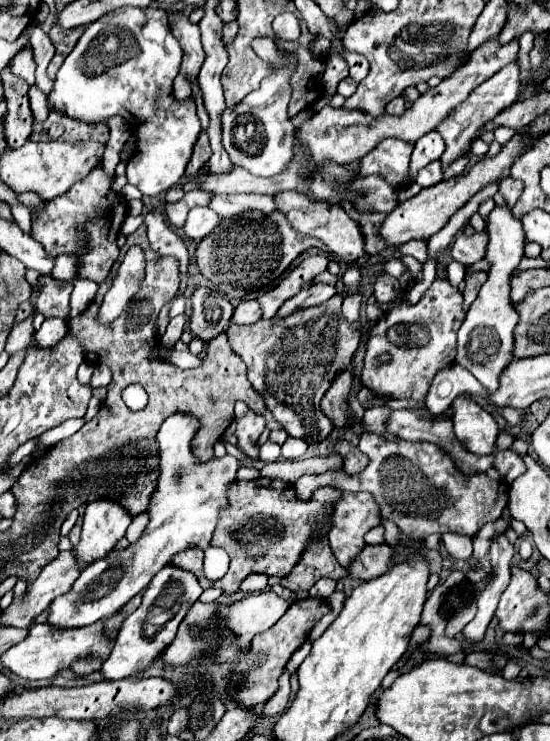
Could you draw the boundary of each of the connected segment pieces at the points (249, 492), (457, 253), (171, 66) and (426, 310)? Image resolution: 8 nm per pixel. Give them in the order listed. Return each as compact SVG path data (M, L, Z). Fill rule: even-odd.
M255 479L255 481L235 481L231 485L231 507L223 511L223 519L219 519L219 527L213 533L211 545L223 547L231 557L229 571L219 581L209 581L203 573L203 549L187 549L171 561L177 567L193 571L203 589L221 587L225 593L237 591L241 581L251 573L267 573L267 575L287 575L295 563L299 561L303 547L313 537L313 529L309 525L309 515L313 515L315 505L303 503L297 499L291 483L281 483L277 479Z
M461 231L461 235L457 235L453 243L451 255L463 265L473 265L483 259L483 251L486 250L488 241L488 235L479 235L477 231L473 235L465 235L465 231Z
M155 7L143 11L115 9L109 15L89 23L85 33L79 37L77 45L67 55L55 77L53 91L49 93L49 107L55 107L61 113L85 123L101 123L107 117L121 115L133 127L143 125L143 129L133 129L133 135L137 137L137 155L127 161L127 179L143 195L159 195L161 191L175 187L183 177L191 157L191 147L201 131L193 99L177 101L171 95L171 83L179 73L179 63L181 47L171 35L167 11Z
M435 277L433 285L423 293L417 305L403 301L389 309L371 327L361 373L363 385L389 399L411 399L415 389L411 401L423 403L433 377L447 365L455 363L457 331L463 319L463 295L449 283L447 277ZM383 353L387 355L387 361L379 361Z

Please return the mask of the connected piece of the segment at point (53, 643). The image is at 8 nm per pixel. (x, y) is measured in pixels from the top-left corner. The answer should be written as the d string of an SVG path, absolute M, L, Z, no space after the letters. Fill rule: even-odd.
M101 619L91 627L77 627L77 629L61 629L61 627L51 627L47 623L31 625L27 639L11 647L7 653L3 653L1 663L23 679L49 679L55 677L61 669L69 669L71 663L85 659L89 655L95 655L95 659L105 661L115 645L115 639L105 635L103 629L105 621L107 619Z

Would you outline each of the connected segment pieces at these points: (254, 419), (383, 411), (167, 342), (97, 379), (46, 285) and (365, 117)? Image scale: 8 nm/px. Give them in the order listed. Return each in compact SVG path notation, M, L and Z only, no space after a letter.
M247 413L245 417L237 419L237 439L239 439L239 449L243 451L251 451L261 435L261 431L265 429L265 419L261 415L255 413Z
M371 407L371 409L367 409L365 415L363 415L363 423L367 423L367 431L379 433L379 435L383 435L385 439L395 439L395 435L387 433L387 431L383 429L383 423L385 423L387 415L389 415L389 409L387 409L387 407Z
M177 315L175 319L169 321L167 331L165 331L165 335L161 337L163 347L173 347L173 345L175 345L175 341L181 337L181 333L183 333L183 329L185 329L185 321L187 321L185 315Z
M95 365L91 387L107 387L111 383L111 369L107 365Z
M39 277L35 293L35 309L45 317L69 317L69 297L73 283L57 281L53 277Z
M499 35L493 39L487 39L483 47L469 53L469 59L455 71L455 75L443 79L435 89L429 89L425 95L421 95L409 109L405 109L403 115L389 115L383 113L381 117L373 117L365 111L359 109L345 109L345 107L323 107L311 119L307 119L297 131L295 131L295 155L291 163L281 171L279 175L273 177L255 177L247 169L235 167L231 175L209 175L209 179L201 185L201 189L211 191L215 195L219 193L267 193L275 195L279 191L295 189L299 193L309 191L311 187L311 173L317 169L317 165L325 161L335 161L341 165L349 165L365 157L375 145L383 139L397 137L407 143L415 143L419 137L423 137L427 131L437 129L437 125L459 105L467 95L483 81L487 81L491 75L495 75L501 67L505 67L509 61L517 57L519 51L519 39L513 39L505 45L499 43Z

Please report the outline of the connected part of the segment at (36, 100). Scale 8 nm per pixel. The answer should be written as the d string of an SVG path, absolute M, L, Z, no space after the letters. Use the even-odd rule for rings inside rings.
M33 85L29 89L29 99L31 99L31 111L33 111L33 117L35 117L35 123L43 123L47 119L47 115L49 115L47 95Z

